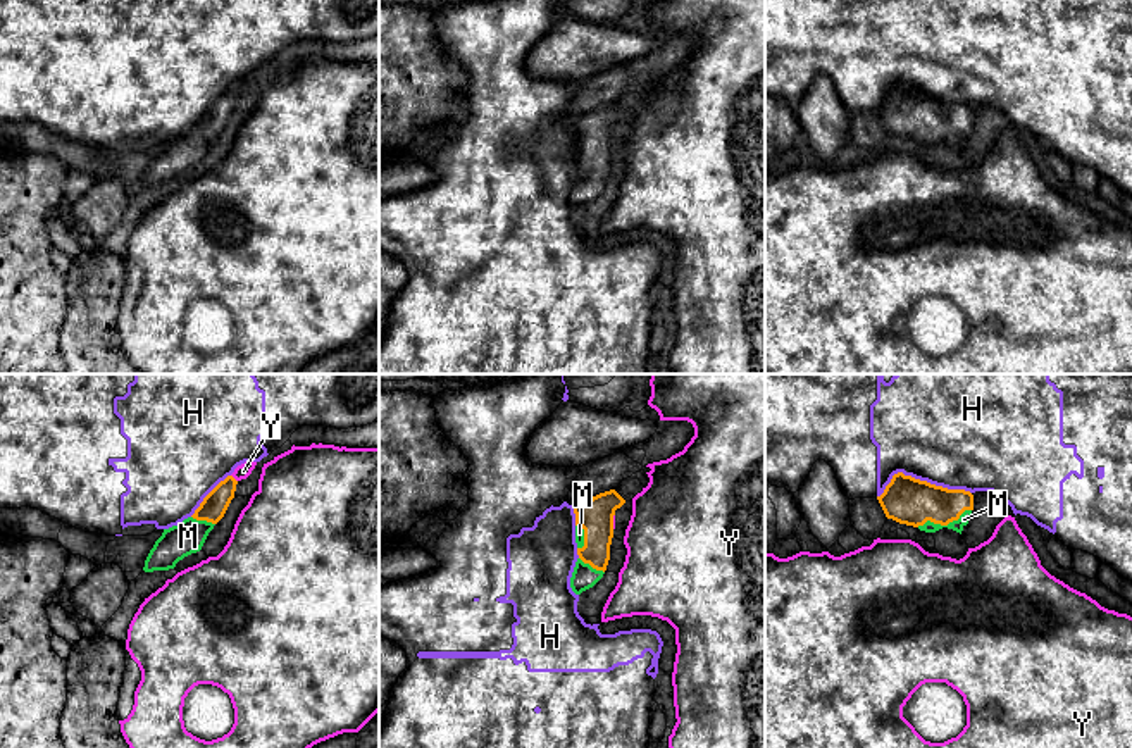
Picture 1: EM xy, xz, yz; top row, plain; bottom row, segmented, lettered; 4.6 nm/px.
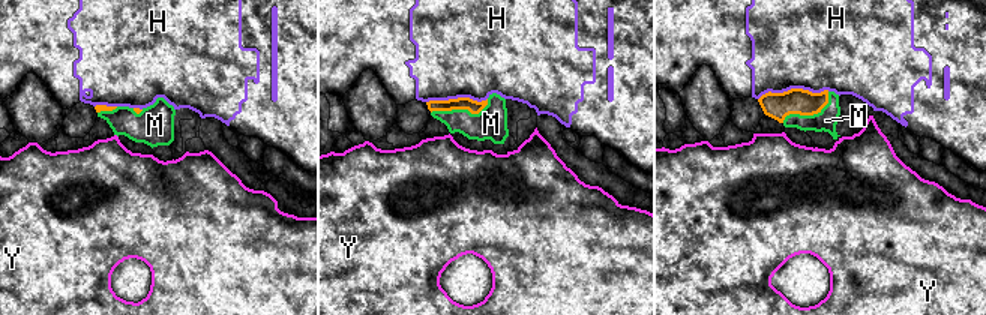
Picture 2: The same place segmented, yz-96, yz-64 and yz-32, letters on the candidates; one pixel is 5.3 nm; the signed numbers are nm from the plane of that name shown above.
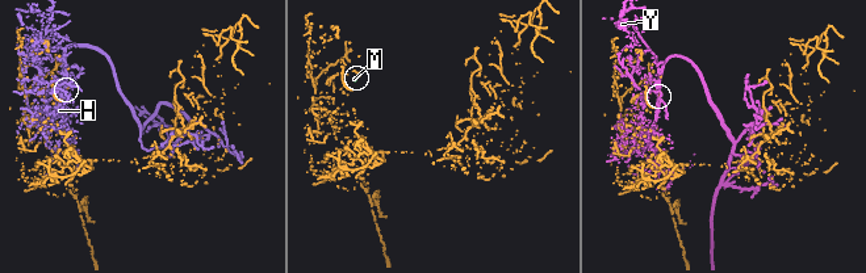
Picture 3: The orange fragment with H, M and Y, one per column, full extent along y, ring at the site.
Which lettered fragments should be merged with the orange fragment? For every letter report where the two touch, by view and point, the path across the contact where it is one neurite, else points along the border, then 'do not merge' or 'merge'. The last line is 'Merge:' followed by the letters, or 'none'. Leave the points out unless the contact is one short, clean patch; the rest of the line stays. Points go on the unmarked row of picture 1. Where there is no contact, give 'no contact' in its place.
H: yz (920, 95) | do not merge
M: yz (943, 138) | across yz (907, 114), (924, 119), (943, 138), (964, 133) | merge
Y: xy (233, 92) | do not merge
Merge: M

